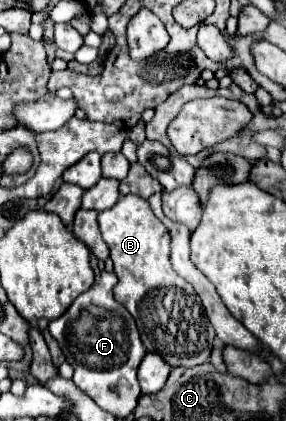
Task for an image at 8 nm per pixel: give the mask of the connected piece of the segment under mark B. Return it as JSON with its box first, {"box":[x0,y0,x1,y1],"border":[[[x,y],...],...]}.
{"box":[98,196,214,368],"border":[[[122,196],[118,204],[114,204],[110,210],[104,210],[98,214],[100,232],[104,236],[104,242],[110,248],[110,258],[114,262],[114,274],[118,276],[118,284],[114,286],[114,298],[126,306],[126,310],[136,320],[136,326],[140,330],[142,344],[148,352],[154,352],[162,356],[172,368],[184,366],[192,368],[198,364],[204,364],[212,352],[214,342],[214,328],[208,322],[208,316],[204,314],[204,308],[190,284],[182,280],[170,266],[170,236],[166,232],[166,226],[154,216],[148,202],[140,196]]]}

